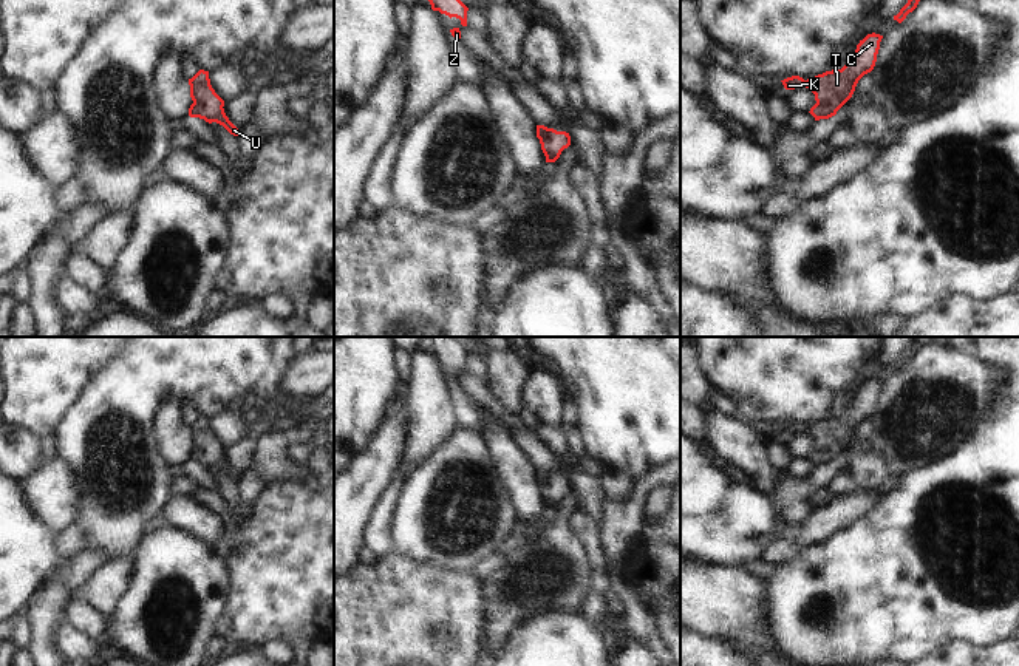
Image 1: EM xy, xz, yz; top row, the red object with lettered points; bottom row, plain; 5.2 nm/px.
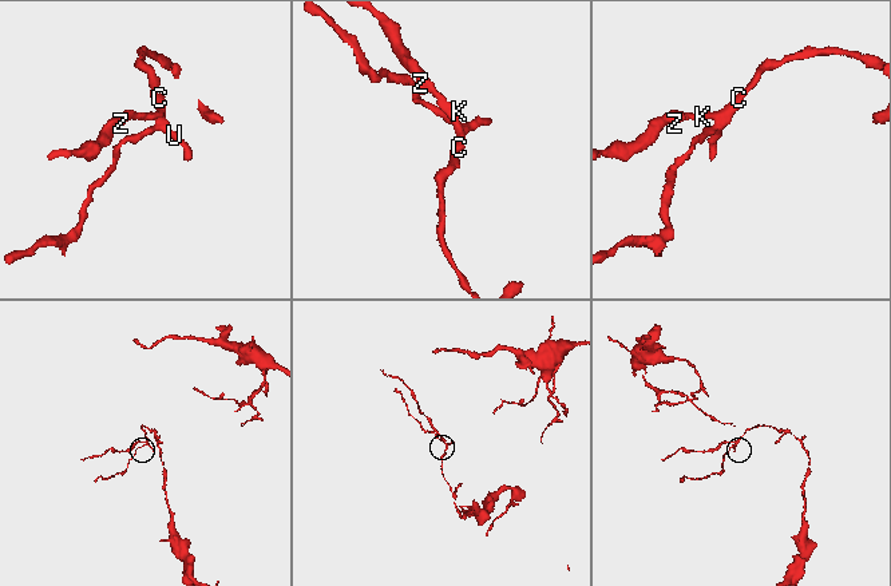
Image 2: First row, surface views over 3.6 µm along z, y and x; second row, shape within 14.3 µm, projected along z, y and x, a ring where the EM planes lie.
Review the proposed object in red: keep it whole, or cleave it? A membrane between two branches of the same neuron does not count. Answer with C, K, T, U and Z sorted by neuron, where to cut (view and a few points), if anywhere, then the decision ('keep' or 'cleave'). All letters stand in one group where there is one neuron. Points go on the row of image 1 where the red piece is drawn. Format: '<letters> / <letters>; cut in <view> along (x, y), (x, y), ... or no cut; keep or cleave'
C K T U Z; no cut; keep

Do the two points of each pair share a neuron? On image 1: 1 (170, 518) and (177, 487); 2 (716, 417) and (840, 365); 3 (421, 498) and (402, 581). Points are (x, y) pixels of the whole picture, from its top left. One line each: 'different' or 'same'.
1: different
2: different
3: different

